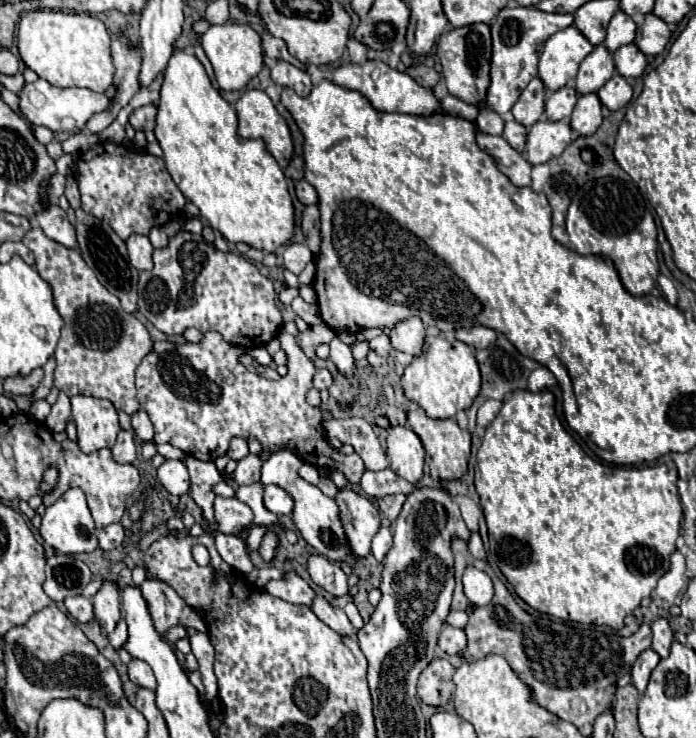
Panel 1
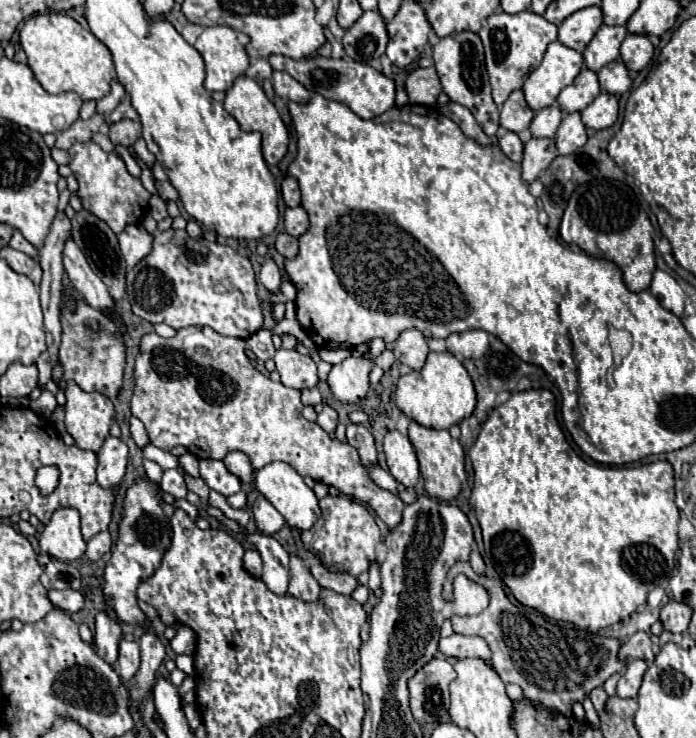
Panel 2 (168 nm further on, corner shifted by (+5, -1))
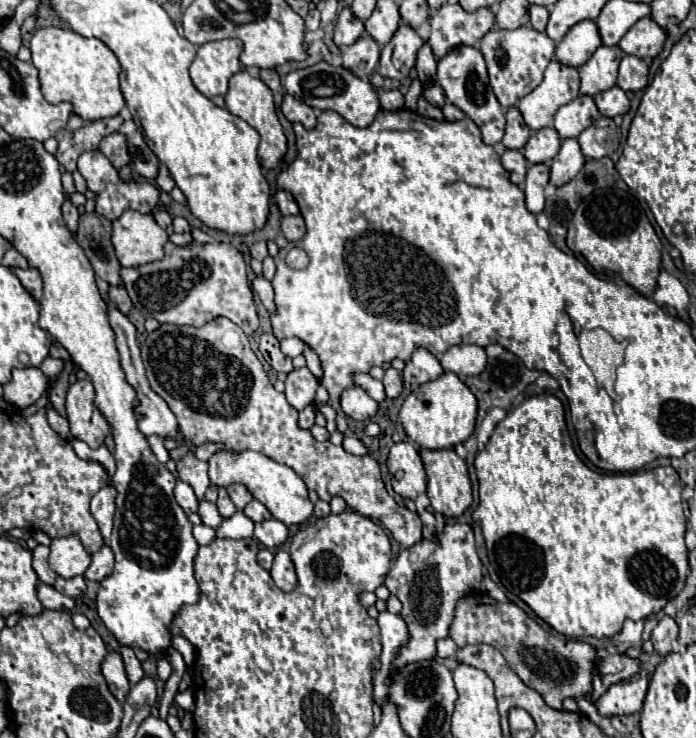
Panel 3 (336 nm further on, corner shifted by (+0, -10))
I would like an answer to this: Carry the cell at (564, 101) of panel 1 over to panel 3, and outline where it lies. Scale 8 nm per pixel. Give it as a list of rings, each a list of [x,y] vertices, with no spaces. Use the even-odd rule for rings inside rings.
[[[547,126],[541,128],[537,134],[535,132],[531,134],[529,142],[523,148],[523,156],[531,164],[539,164],[539,162],[549,164],[557,156],[559,148],[561,148],[561,138],[557,138],[557,130]]]

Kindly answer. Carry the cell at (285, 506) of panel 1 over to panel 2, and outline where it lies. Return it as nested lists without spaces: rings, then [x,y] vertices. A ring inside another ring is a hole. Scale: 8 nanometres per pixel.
[[[258,497],[252,503],[250,511],[252,511],[252,517],[254,517],[254,523],[256,523],[258,531],[262,531],[266,535],[274,535],[286,525],[286,519],[274,509],[272,503],[264,501],[264,497]]]

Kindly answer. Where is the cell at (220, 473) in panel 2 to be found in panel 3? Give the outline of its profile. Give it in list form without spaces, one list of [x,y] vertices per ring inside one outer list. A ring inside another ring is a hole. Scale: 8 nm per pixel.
[[[219,488],[217,508],[219,508],[221,516],[225,516],[225,518],[229,518],[229,516],[233,516],[233,514],[237,512],[237,508],[233,506],[233,502],[231,502],[231,498],[229,498],[229,494],[227,494],[227,490],[225,490],[225,488]]]

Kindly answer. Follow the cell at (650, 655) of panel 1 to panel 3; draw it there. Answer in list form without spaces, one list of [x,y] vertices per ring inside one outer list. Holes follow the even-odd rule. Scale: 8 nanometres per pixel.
[[[639,676],[635,680],[613,684],[597,702],[597,710],[603,716],[619,716],[619,714],[635,714],[643,708],[643,700],[647,694],[649,680]]]

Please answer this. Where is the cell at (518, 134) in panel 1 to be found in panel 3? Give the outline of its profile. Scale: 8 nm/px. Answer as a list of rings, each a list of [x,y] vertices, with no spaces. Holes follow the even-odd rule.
[[[505,150],[501,156],[501,162],[505,166],[505,170],[511,176],[511,182],[515,182],[517,186],[523,186],[525,182],[525,172],[527,172],[527,160],[519,150]]]

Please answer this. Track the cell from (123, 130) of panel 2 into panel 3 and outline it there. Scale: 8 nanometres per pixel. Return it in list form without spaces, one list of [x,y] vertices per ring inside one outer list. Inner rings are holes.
[[[109,134],[101,140],[99,150],[113,162],[115,168],[123,168],[129,166],[129,146],[125,142],[125,134]]]

